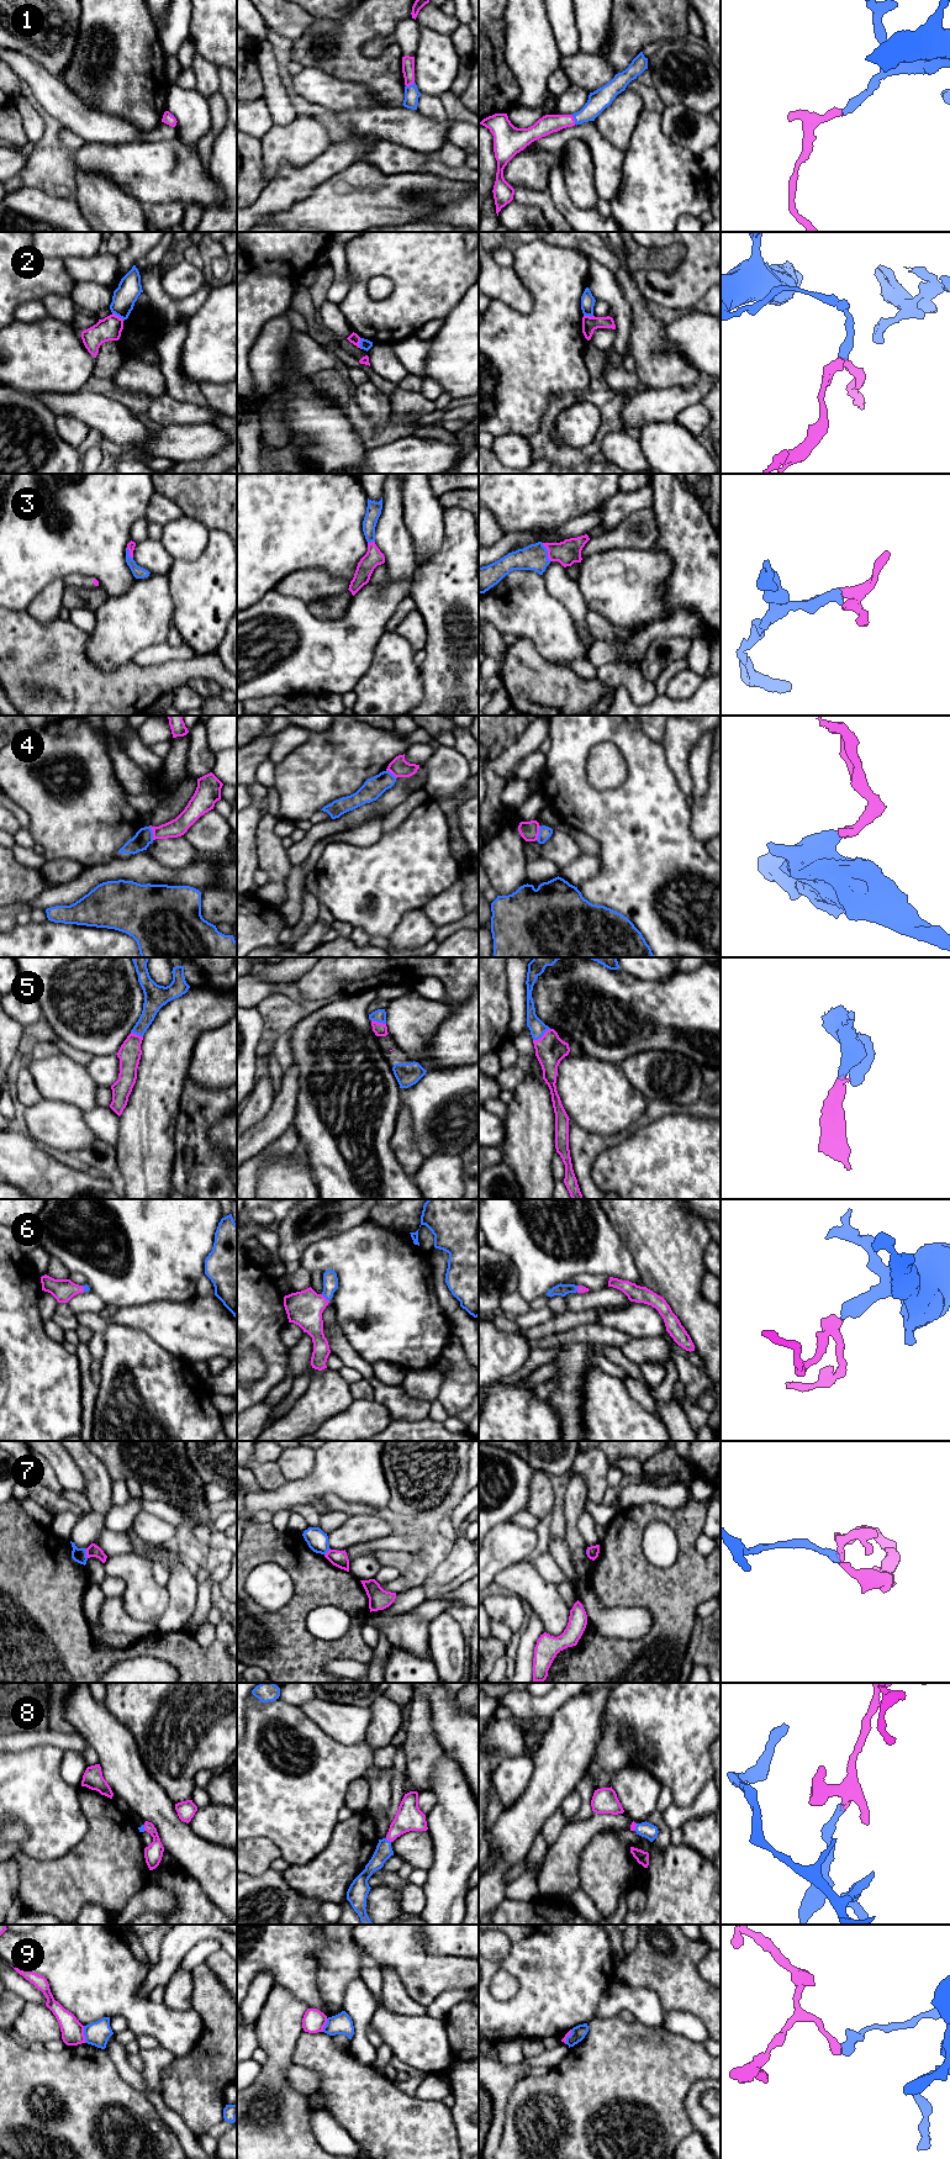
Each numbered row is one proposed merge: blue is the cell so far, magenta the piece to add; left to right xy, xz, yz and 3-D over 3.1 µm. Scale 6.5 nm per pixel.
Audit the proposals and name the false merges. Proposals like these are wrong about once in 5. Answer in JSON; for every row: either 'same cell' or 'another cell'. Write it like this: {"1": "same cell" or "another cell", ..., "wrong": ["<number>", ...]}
{"1": "same cell", "2": "another cell", "3": "same cell", "4": "another cell", "5": "same cell", "6": "same cell", "7": "another cell", "8": "same cell", "9": "another cell", "wrong": ["2", "4", "7", "9"]}

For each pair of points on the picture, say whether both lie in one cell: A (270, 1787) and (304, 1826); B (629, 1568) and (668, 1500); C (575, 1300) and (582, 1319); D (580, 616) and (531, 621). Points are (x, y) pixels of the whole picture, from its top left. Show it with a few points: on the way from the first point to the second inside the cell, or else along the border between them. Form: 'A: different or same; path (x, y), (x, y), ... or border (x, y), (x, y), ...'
A: same; path (280, 1796), (299, 1816)
B: different; border (691, 1497), (673, 1510), (653, 1503), (634, 1506)
C: different; border (597, 1309), (566, 1312)
D: different; border (553, 596), (568, 611), (584, 644)

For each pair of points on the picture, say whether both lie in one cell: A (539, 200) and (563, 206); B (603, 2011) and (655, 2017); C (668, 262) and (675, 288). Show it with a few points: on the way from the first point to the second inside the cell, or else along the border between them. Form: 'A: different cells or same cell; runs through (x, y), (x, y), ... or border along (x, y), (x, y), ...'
A: different cells; border along (548, 190), (555, 209), (565, 218)
B: same cell; runs through (616, 2002), (640, 2002), (643, 2005)
C: different cells; border along (684, 246), (684, 257), (675, 268), (642, 268)

